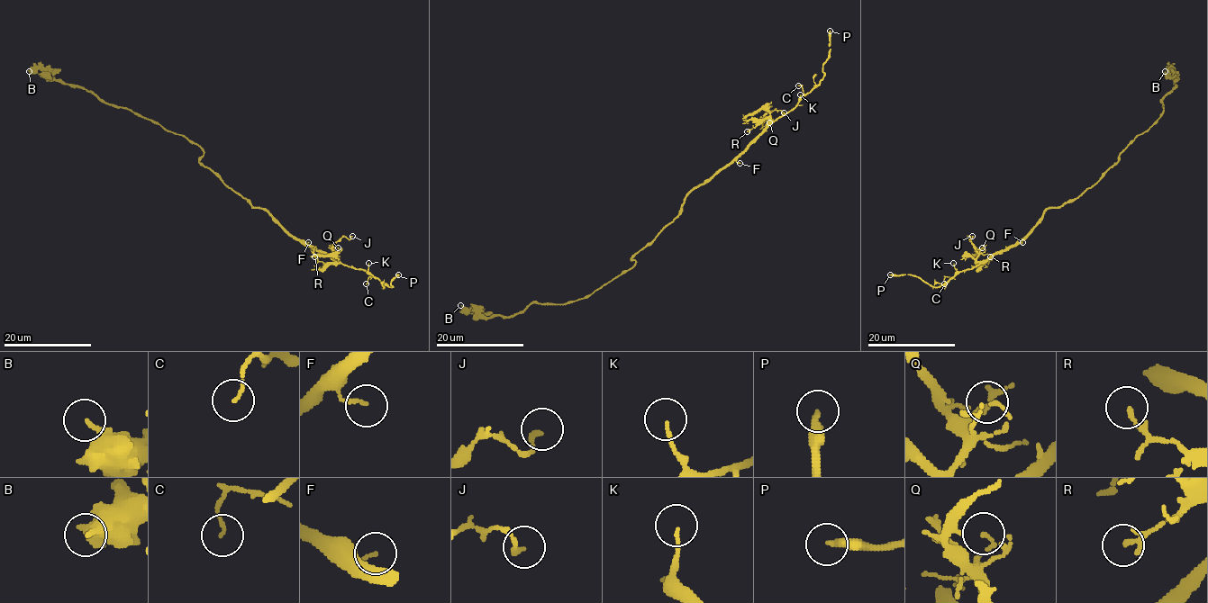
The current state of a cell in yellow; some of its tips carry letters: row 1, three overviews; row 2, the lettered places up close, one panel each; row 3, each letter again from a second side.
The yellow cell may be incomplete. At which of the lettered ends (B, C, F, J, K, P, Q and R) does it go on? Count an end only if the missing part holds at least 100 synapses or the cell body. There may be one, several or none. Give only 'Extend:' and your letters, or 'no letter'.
Extend: P

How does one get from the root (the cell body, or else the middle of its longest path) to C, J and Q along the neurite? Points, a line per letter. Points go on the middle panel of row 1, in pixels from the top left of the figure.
C: (670, 223), (692, 191), (707, 183), (797, 103), (803, 94), (803, 87), (798, 85)
J: (670, 223), (686, 196), (728, 166), (762, 131), (769, 121), (764, 116), (768, 112), (779, 110), (784, 112)
Q: (670, 223), (678, 213), (685, 197), (728, 166), (762, 131), (769, 117), (769, 122)

